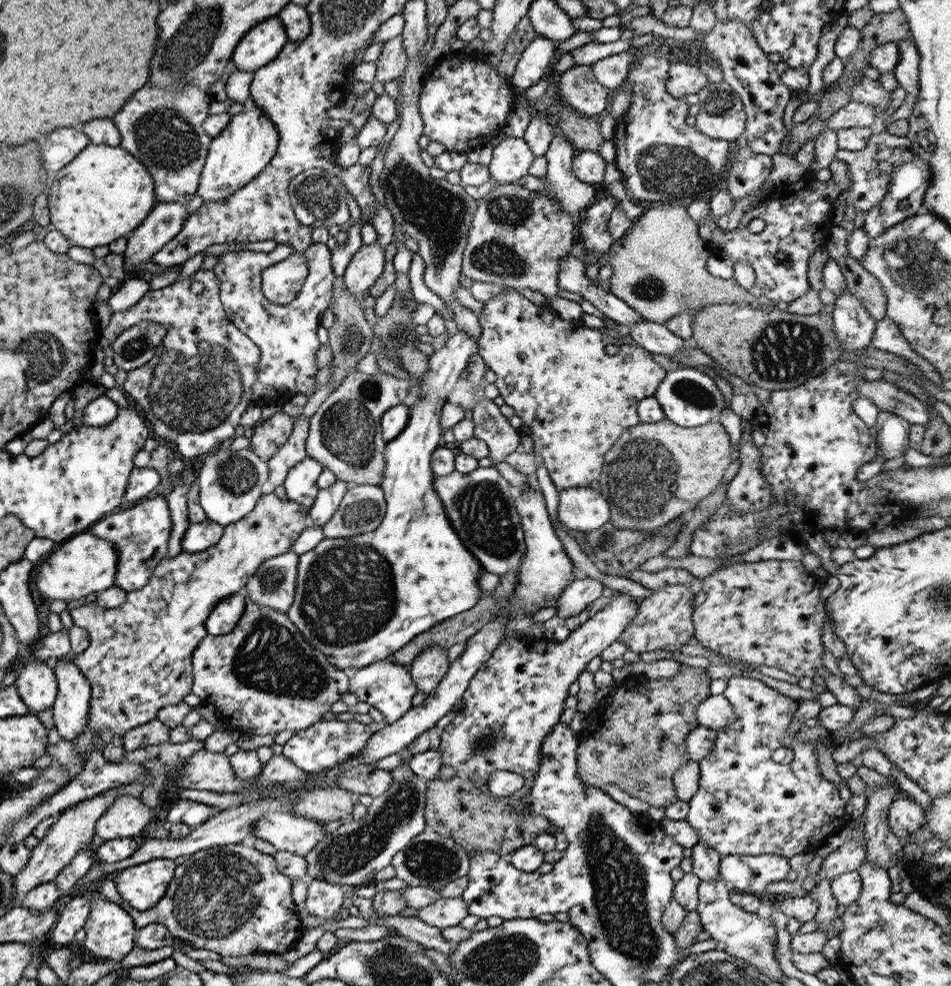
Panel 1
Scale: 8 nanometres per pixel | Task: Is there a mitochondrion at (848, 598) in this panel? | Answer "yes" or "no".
no

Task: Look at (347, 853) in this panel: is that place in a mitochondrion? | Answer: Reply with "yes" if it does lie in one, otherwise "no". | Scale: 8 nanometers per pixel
yes

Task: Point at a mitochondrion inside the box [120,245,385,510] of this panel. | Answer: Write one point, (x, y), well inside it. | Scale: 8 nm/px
(196, 384)

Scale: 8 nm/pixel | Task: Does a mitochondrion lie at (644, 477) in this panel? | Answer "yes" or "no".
yes

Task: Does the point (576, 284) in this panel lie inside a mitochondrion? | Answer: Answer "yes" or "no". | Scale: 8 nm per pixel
no

